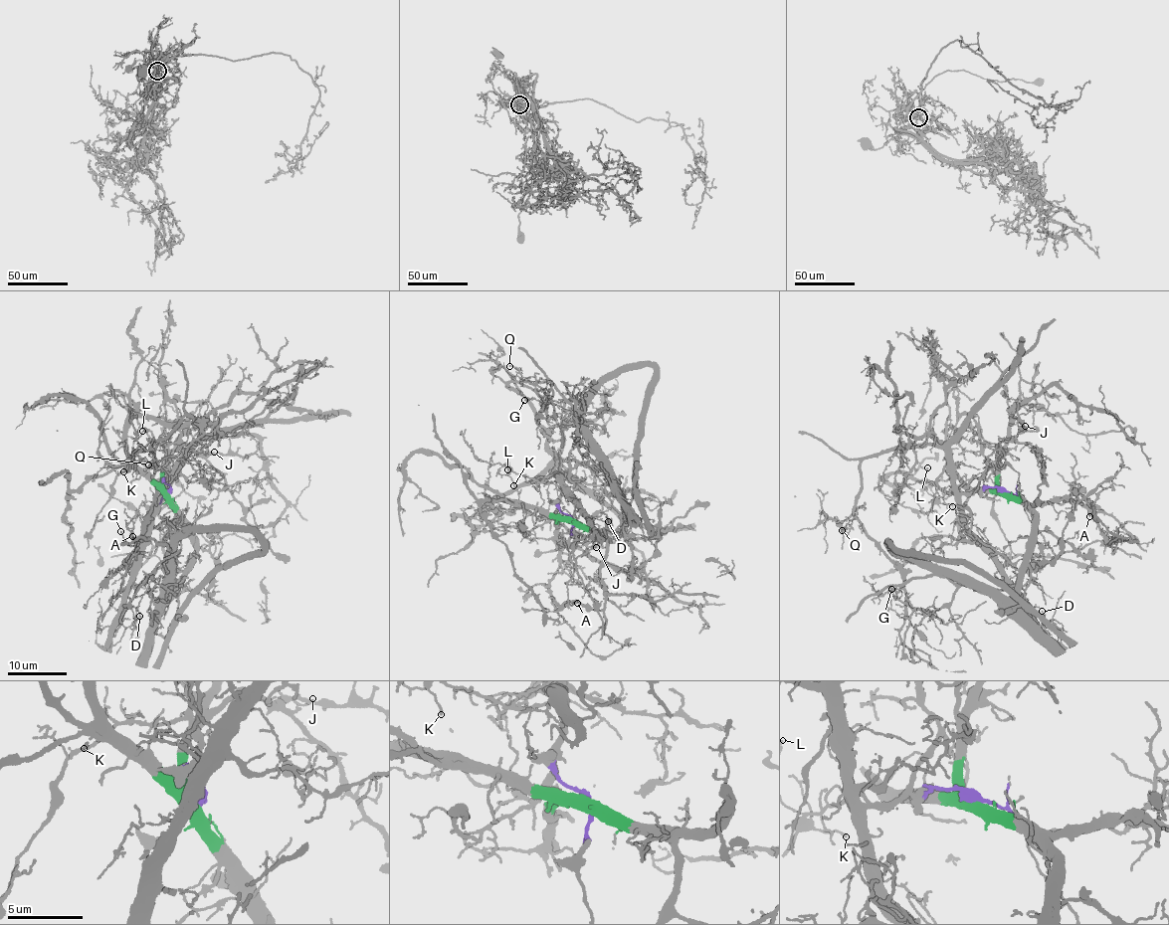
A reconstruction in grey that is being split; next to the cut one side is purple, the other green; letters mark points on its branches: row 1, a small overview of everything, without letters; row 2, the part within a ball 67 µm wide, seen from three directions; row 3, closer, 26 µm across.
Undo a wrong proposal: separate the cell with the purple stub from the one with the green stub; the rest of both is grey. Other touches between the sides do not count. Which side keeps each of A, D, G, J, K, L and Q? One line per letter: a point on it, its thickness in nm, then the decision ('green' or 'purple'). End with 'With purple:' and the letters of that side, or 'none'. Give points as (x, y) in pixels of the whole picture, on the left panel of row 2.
A: (132, 536) | 110 nm | green
D: (139, 616) | 120 nm | purple
G: (120, 531) | 110 nm | purple
J: (214, 452) | 140 nm | green
K: (123, 471) | 110 nm | purple
L: (142, 431) | 110 nm | purple
Q: (148, 464) | 100 nm | purple
With purple: D, G, K, L, Q

